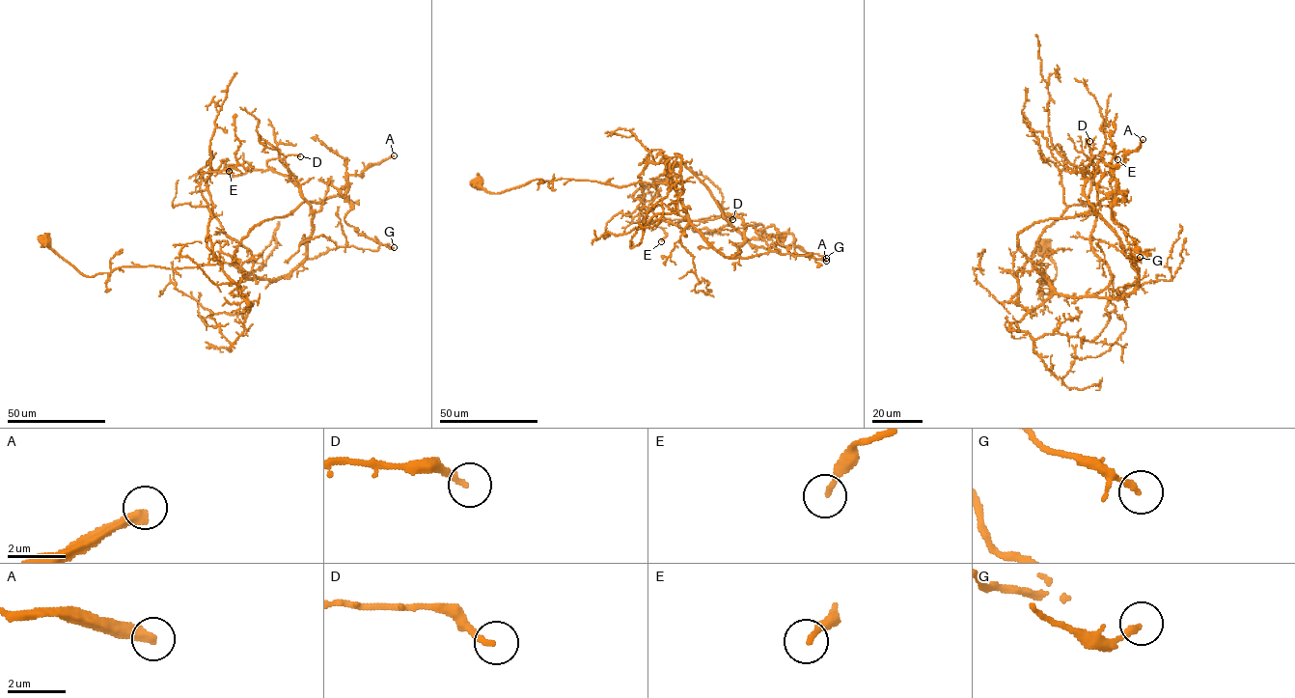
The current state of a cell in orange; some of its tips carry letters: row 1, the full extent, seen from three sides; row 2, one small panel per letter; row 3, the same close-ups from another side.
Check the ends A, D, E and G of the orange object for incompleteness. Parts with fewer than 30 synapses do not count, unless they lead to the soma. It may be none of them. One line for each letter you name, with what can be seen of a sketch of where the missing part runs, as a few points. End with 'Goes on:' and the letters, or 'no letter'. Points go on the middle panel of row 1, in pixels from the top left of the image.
Goes on: A

